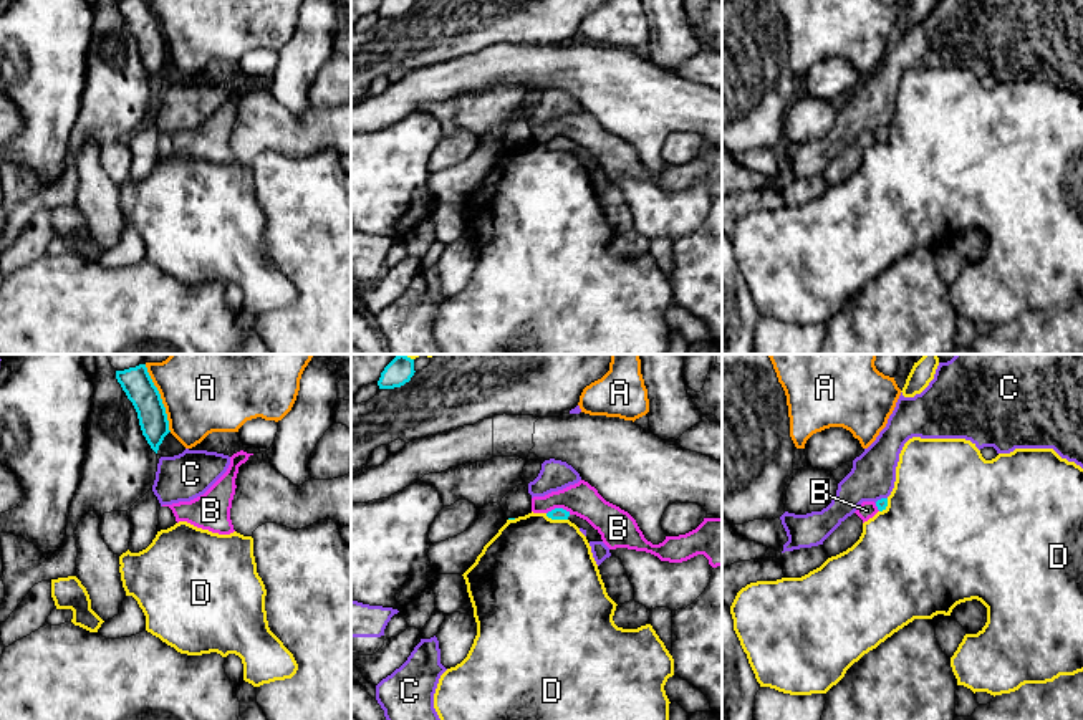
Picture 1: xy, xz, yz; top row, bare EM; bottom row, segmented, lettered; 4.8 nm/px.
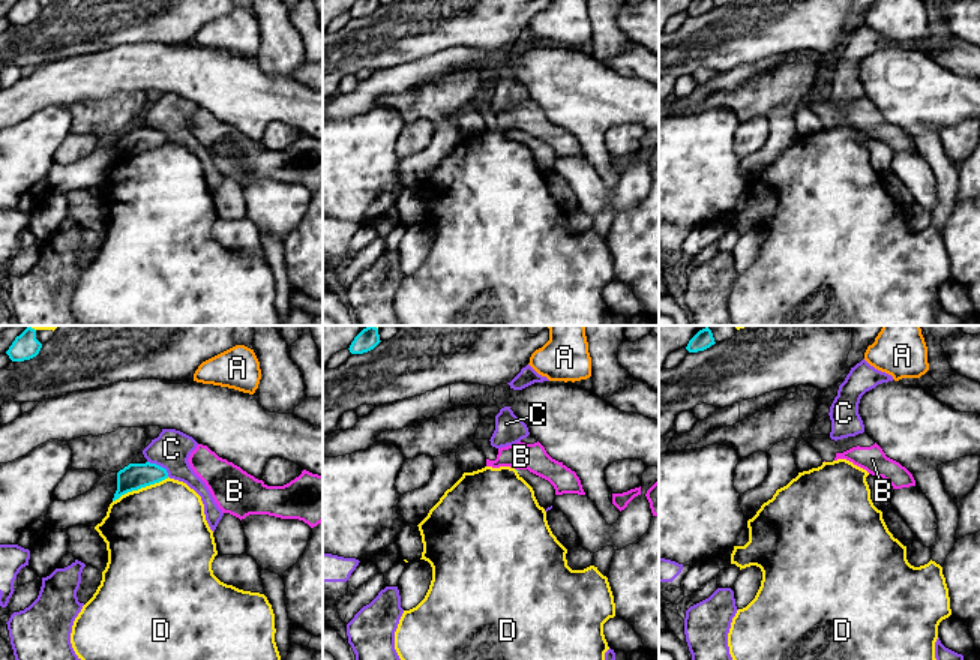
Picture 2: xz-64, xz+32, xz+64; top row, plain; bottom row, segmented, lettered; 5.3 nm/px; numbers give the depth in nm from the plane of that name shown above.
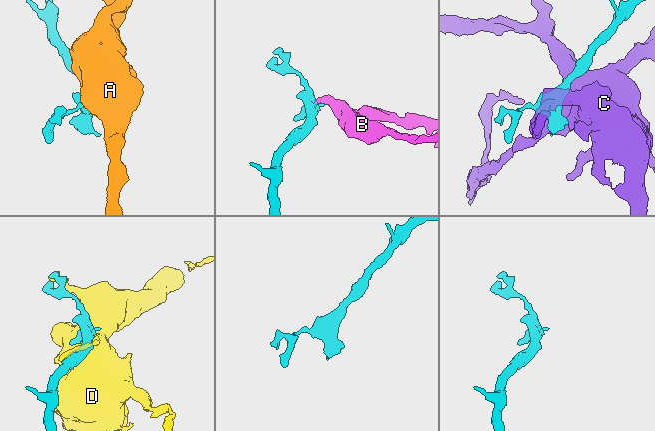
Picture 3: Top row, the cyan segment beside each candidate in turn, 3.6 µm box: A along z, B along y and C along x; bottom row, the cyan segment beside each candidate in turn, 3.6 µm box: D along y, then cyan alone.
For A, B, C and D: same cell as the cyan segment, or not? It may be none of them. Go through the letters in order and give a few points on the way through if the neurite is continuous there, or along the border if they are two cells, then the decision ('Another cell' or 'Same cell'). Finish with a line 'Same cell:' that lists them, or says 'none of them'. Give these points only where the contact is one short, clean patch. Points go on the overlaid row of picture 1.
A: Another cell
B: Boundary: xz (570, 512), (552, 508), (547, 513). Another cell
C: Another cell
D: Another cell
Same cell: none of them

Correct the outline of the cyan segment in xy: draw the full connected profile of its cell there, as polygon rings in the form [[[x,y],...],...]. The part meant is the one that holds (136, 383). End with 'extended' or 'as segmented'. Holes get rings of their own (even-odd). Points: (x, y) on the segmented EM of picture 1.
[[[146,364],[116,371],[116,379],[137,412],[142,435],[157,454],[159,445],[171,430],[166,407]]]; as segmented

